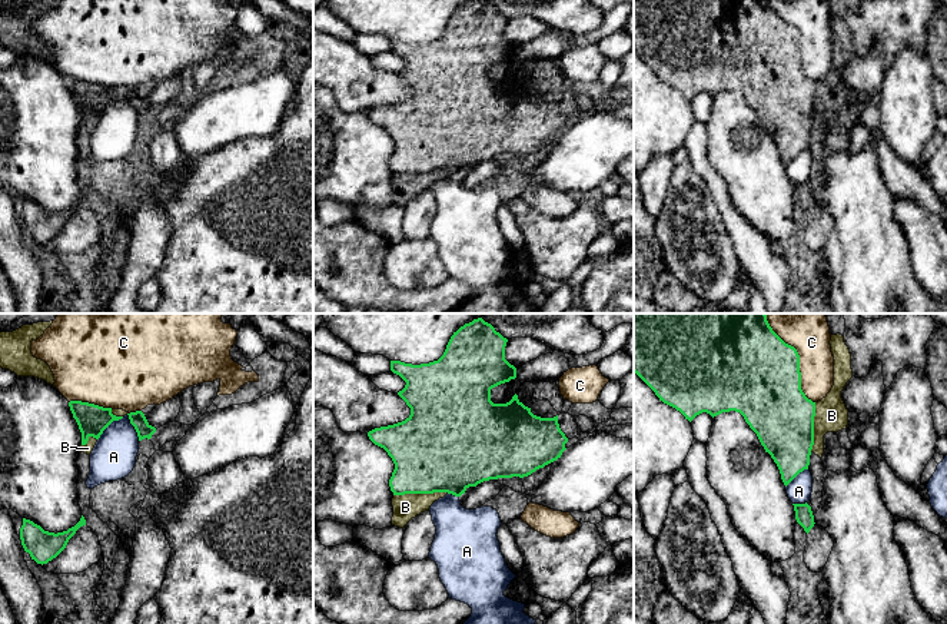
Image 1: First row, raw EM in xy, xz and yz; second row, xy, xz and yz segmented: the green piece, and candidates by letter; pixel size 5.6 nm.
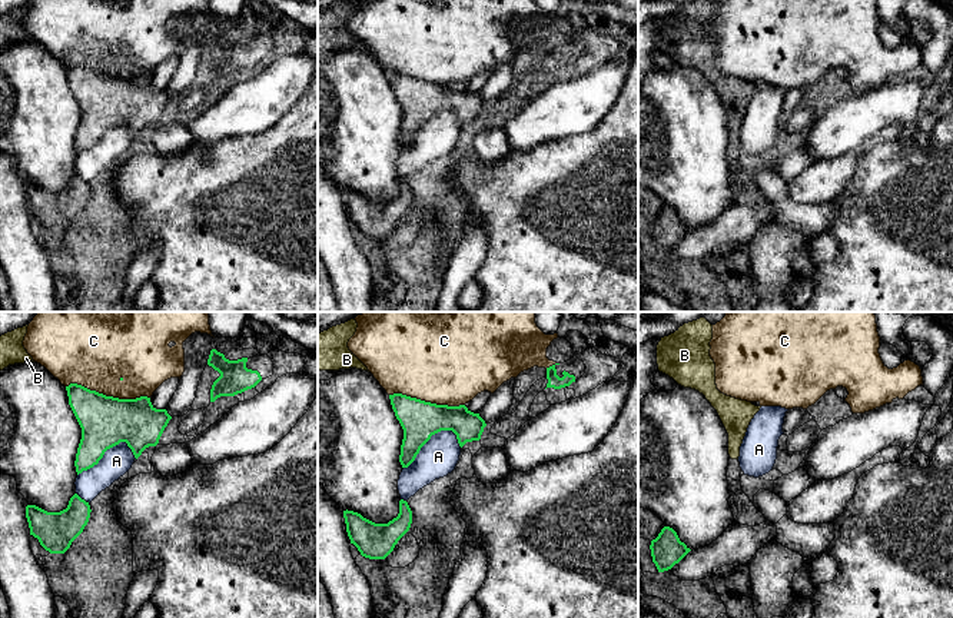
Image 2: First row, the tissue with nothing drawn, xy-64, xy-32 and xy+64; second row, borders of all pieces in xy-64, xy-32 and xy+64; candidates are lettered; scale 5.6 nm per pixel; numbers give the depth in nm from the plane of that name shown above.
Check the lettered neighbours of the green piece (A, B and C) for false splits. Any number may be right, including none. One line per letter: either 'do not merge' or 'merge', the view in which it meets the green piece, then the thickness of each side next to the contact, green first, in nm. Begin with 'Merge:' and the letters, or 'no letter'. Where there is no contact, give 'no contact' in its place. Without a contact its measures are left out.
Merge: no letter
A: do not merge; meets green in xy; 170 nm thick on the green side, 260 nm on the other
B: do not merge; meets green in xz; 460 nm thick on the green side, 140 nm on the other
C: do not merge; meets green in yz; 480 nm thick on the green side, 320 nm on the other

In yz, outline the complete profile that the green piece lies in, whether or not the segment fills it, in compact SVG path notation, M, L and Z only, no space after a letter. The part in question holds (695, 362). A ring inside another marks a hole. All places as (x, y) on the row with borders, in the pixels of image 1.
M634 313L634 372L659 401L679 411L690 422L702 412L712 418L722 412L740 412L777 464L785 487L808 469L815 402L801 389L797 349L772 331L765 313Z

